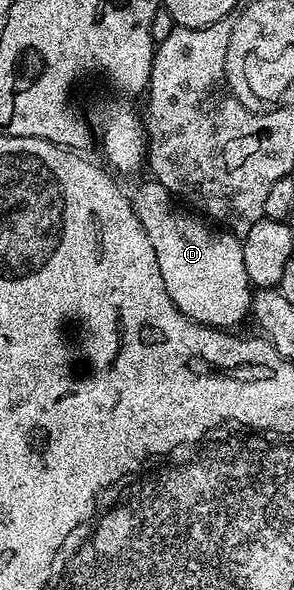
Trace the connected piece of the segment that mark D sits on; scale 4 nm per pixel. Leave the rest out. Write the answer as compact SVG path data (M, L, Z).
M149 182L132 191L132 202L136 217L144 233L148 233L148 242L156 252L156 262L160 265L160 277L164 277L168 297L172 297L176 309L192 321L203 323L206 327L237 328L234 326L250 315L252 298L243 240L203 221L197 214L179 205L164 185Z

